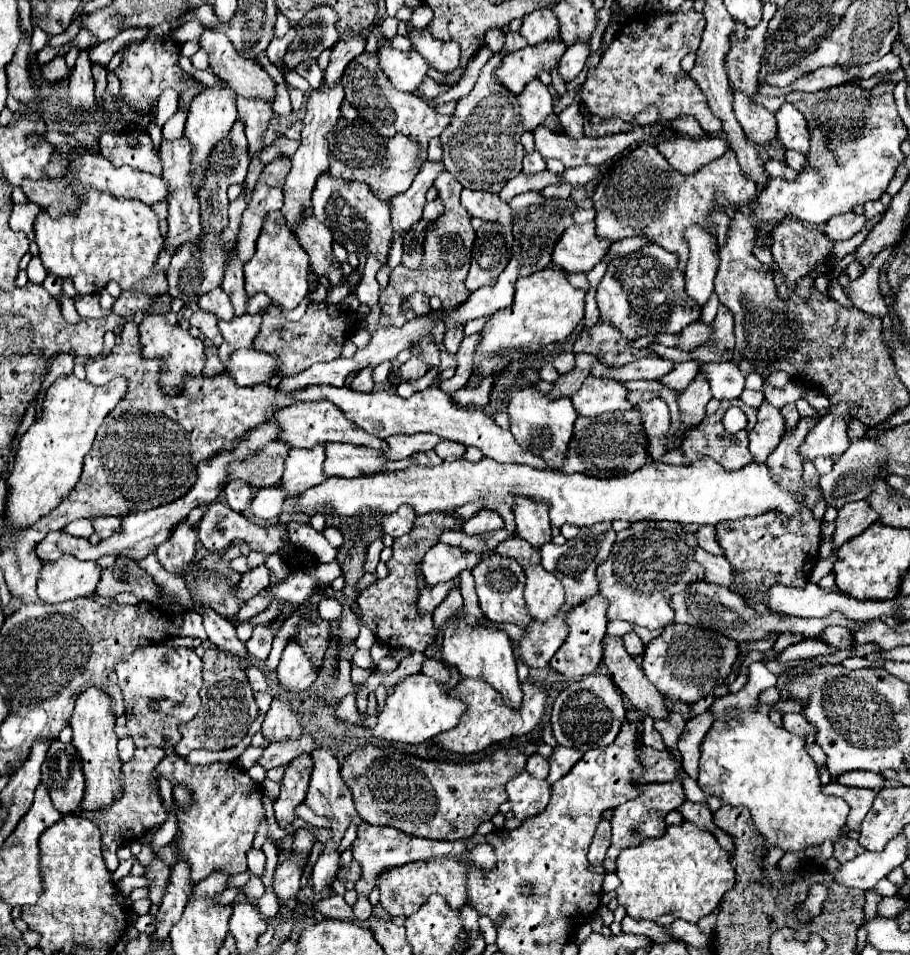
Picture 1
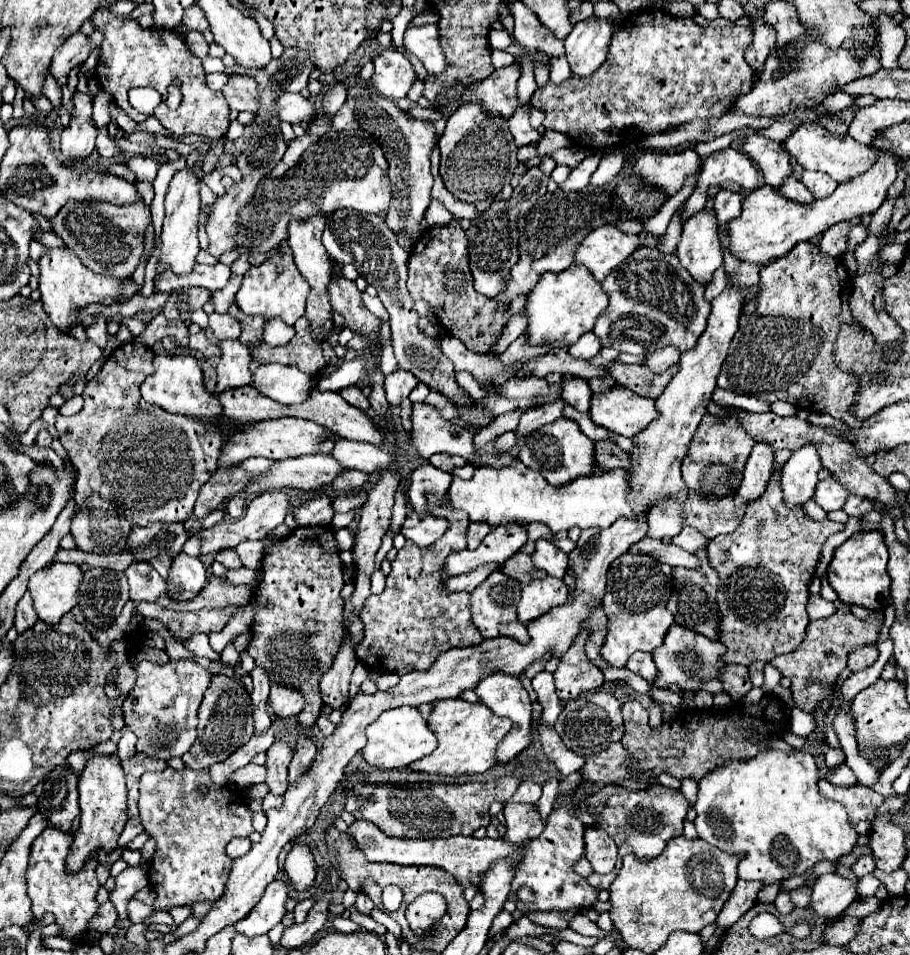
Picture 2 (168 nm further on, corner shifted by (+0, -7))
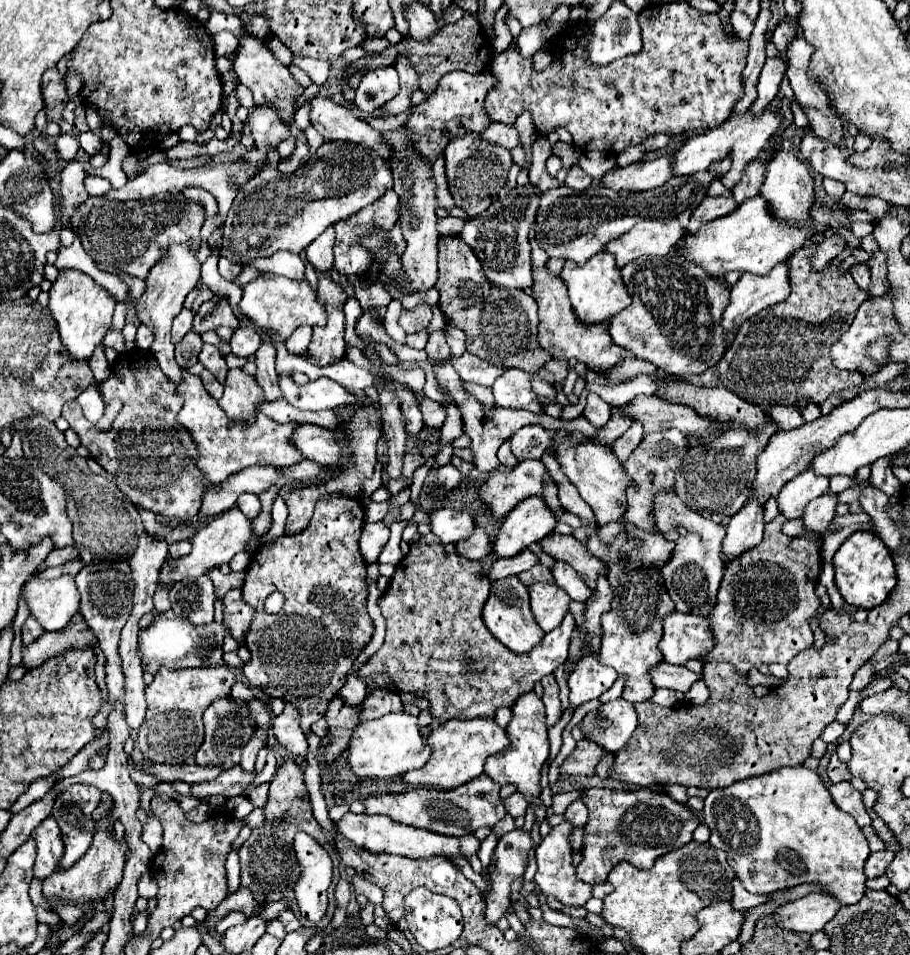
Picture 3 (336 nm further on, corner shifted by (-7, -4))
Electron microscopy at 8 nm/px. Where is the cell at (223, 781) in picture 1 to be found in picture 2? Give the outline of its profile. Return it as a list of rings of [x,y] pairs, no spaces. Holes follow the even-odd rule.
[[[166,767],[160,773],[142,775],[138,809],[144,829],[156,839],[156,853],[148,869],[148,881],[158,895],[152,905],[154,911],[222,897],[232,867],[226,845],[232,837],[248,837],[254,831],[246,797],[240,791],[214,785],[208,769],[176,771]],[[198,785],[206,785],[208,795],[202,795]]]

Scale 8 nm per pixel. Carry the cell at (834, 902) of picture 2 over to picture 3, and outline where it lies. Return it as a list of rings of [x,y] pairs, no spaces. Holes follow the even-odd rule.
[[[811,892],[799,900],[779,906],[775,910],[775,916],[779,918],[785,930],[813,934],[817,930],[823,930],[825,924],[833,920],[839,908],[841,908],[841,902],[837,902],[833,894]]]

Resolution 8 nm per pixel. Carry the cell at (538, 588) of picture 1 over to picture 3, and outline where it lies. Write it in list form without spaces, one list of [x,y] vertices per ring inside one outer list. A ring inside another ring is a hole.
[[[533,584],[529,586],[529,596],[531,612],[543,632],[551,632],[553,628],[557,628],[569,612],[571,598],[557,584]]]

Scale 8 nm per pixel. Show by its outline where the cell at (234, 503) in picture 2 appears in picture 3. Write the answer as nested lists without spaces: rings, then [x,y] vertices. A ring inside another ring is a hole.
[[[241,494],[237,500],[237,508],[247,516],[247,518],[257,518],[261,510],[261,502],[255,494]]]

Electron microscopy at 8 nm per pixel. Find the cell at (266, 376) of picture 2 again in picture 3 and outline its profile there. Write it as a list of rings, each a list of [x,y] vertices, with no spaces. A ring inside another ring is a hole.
[[[279,374],[277,384],[285,400],[299,410],[343,410],[345,406],[351,406],[357,402],[357,398],[351,392],[347,392],[343,386],[339,386],[329,378],[317,378],[317,380],[309,380],[307,384],[297,384],[289,374]]]

